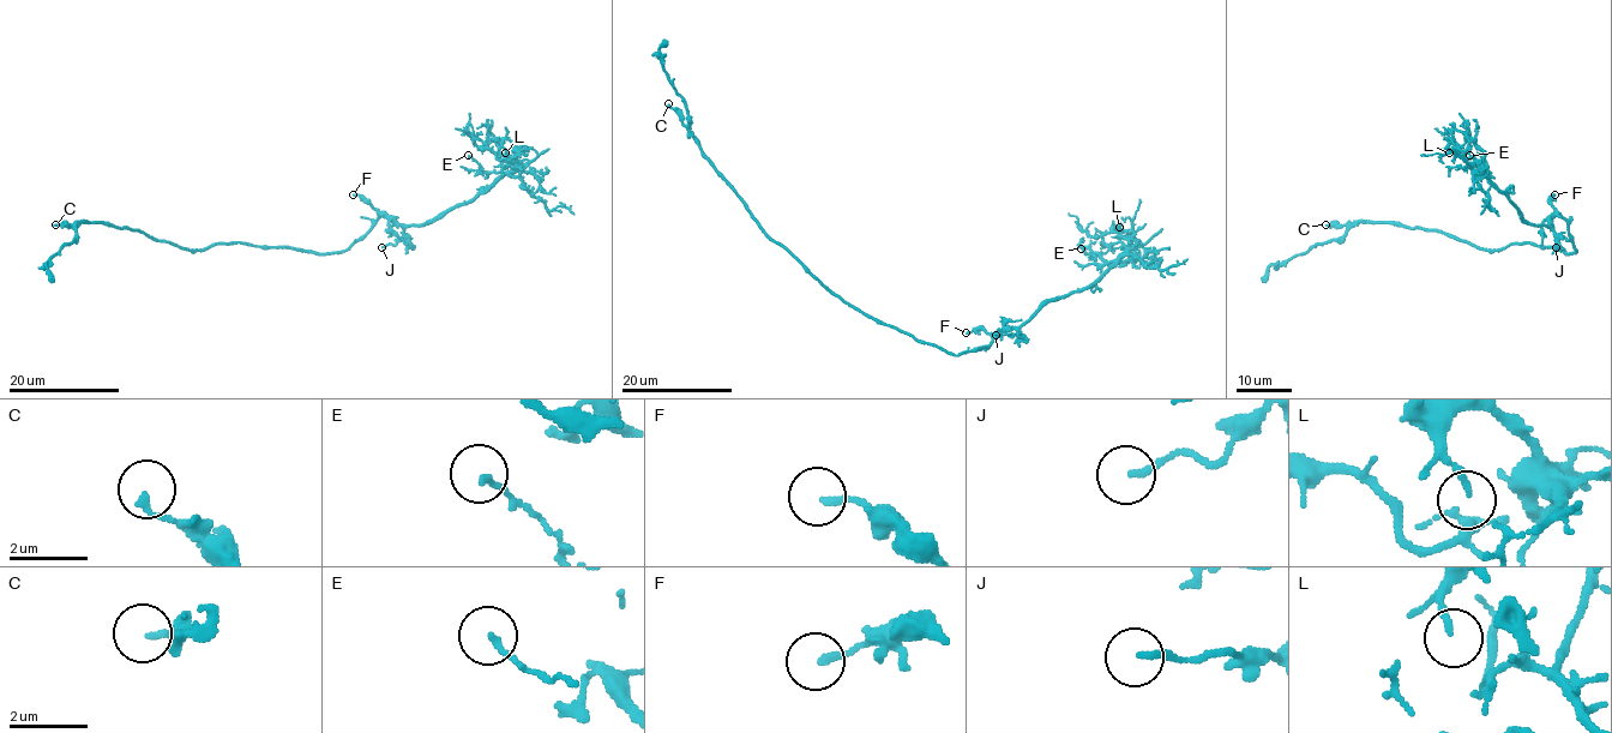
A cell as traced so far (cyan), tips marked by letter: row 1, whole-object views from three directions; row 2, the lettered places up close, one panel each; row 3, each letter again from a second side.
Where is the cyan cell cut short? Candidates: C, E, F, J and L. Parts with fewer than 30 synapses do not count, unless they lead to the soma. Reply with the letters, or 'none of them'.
none of them

